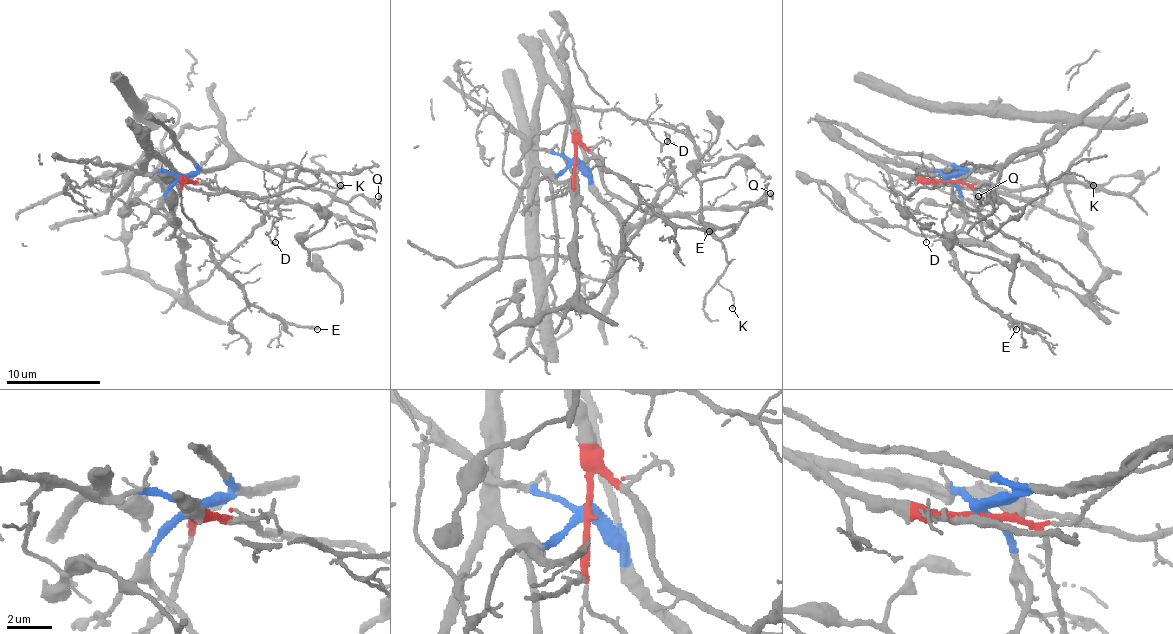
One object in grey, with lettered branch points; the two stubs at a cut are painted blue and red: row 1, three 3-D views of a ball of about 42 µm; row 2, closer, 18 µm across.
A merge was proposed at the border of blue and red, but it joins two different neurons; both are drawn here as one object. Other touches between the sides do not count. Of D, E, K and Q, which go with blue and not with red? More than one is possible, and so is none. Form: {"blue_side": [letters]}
{"blue_side": ["E", "Q"]}

